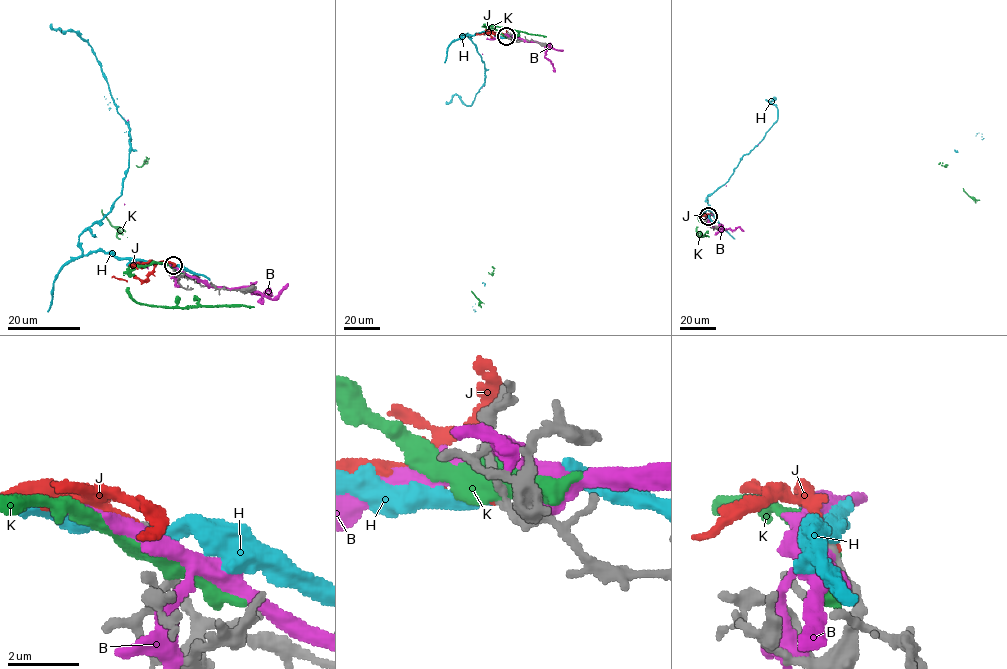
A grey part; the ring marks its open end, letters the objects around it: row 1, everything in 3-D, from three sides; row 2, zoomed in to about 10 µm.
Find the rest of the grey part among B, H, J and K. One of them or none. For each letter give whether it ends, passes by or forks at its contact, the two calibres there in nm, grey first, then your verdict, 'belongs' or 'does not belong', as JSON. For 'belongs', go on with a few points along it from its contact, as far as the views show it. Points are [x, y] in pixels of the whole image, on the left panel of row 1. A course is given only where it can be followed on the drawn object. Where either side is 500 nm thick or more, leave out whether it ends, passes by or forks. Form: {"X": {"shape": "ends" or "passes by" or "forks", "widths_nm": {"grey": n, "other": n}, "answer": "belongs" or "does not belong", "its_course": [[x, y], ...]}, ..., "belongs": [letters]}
{"B": {"shape": "forks", "widths_nm": {"grey": 280, "other": 400}, "answer": "does not belong"}, "H": {"shape": "passes by", "widths_nm": {"grey": 260, "other": 380}, "answer": "does not belong"}, "J": {"shape": "ends", "widths_nm": {"grey": 280, "other": 200}, "answer": "does not belong"}, "K": {"widths_nm": {"grey": 200, "other": 550}, "answer": "does not belong"}, "belongs": []}

